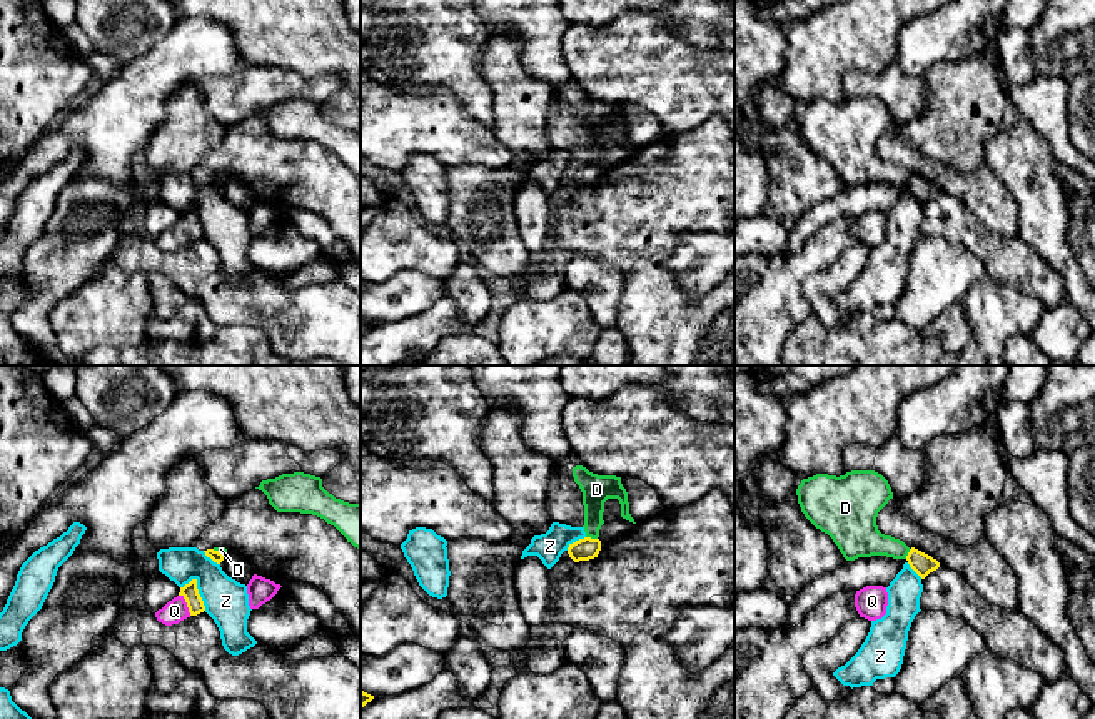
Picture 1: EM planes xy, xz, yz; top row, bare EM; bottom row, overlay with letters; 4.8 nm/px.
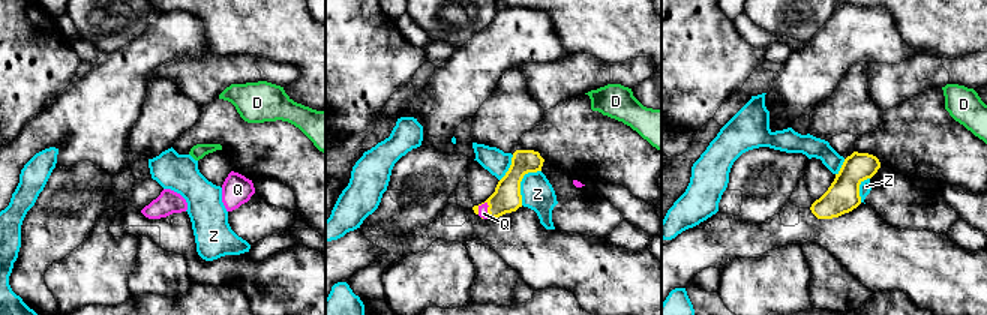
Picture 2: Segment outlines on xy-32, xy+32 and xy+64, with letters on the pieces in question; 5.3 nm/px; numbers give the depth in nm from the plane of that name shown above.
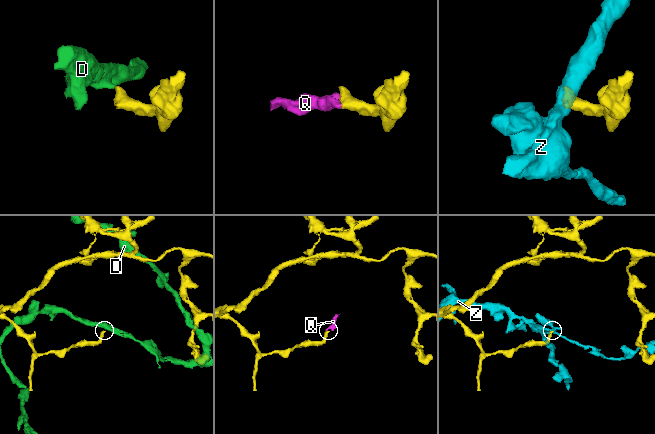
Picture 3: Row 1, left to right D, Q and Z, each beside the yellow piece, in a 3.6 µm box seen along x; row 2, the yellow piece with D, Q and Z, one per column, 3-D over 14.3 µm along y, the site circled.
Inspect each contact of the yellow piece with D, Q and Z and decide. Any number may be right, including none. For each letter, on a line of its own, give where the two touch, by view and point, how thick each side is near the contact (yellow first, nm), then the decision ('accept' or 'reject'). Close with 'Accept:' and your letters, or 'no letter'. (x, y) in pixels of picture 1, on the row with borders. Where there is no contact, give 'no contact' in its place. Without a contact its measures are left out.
D: contact xz (590, 537); calibres 110 and 140 nm; reject
Q: contact xy (187, 604); calibres 80 and 110 nm; accept
Z: contact xy (199, 594); calibres 80 and 220 nm; reject
Accept: Q

